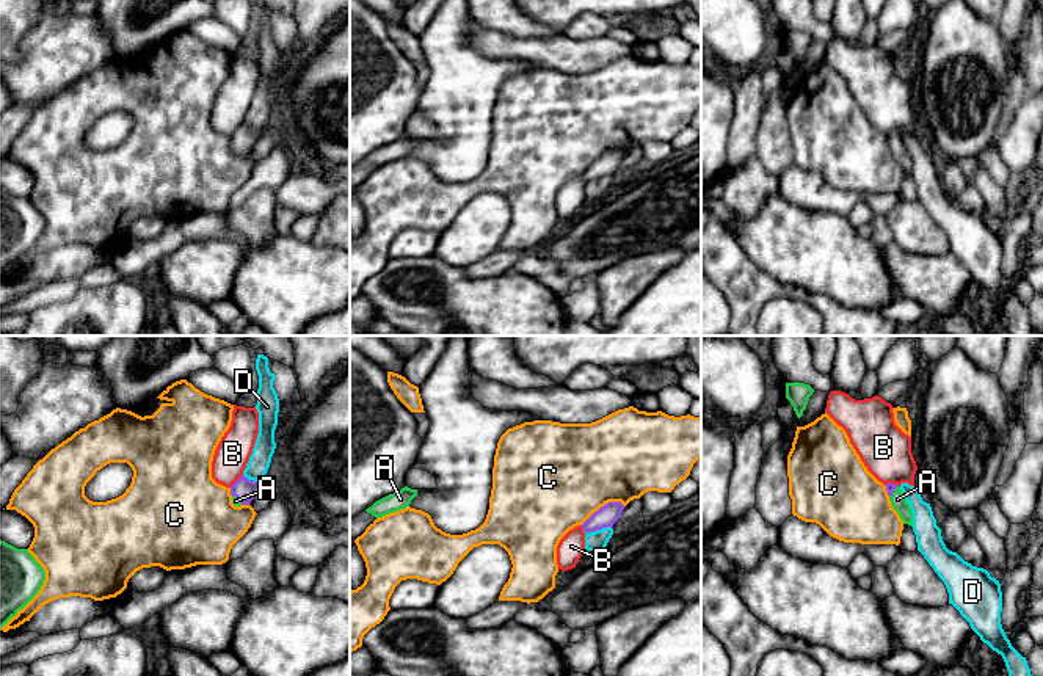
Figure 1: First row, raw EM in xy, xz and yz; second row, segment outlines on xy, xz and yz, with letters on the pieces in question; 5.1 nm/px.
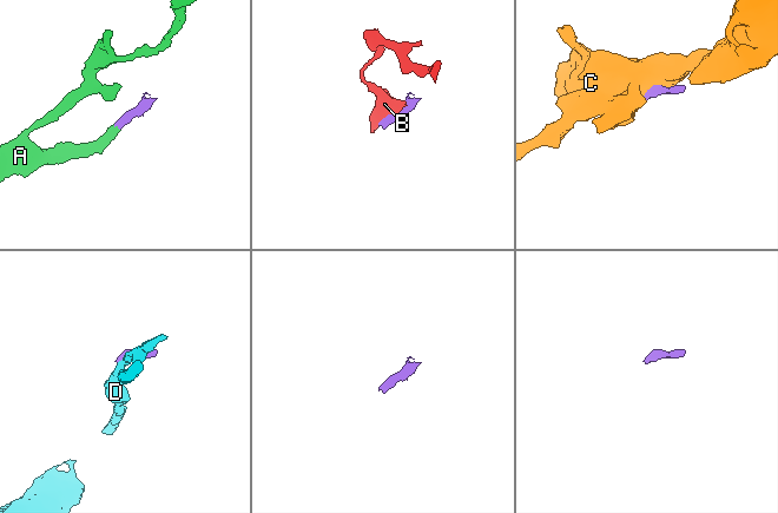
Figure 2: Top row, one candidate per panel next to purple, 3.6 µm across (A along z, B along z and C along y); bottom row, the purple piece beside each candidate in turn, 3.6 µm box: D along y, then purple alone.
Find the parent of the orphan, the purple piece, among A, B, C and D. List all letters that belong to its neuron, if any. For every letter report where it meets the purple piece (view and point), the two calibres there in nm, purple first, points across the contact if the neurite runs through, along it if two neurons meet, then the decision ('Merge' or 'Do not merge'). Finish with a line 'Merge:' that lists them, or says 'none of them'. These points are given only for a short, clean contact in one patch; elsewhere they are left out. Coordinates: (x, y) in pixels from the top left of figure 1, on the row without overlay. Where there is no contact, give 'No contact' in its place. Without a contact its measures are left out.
A: Touches purple at xy (237, 146). Thickness 120 nm (purple) against 40 nm. Path across: xy (245, 138), (237, 146), (236, 149). Merge
B: Touches purple at xy (237, 129). Thickness 120 nm (purple) against 180 nm. Boundary: xy (242, 124), (229, 135). Do not merge
C: Touches purple at xz (604, 154). Thickness 110 nm (purple) against 480 nm. Boundary: xz (625, 154), (606, 151), (581, 173). Do not merge
D: Touches purple at xz (598, 178). Thickness 110 nm (purple) against 100 nm. Boundary: xz (610, 174), (587, 182). Do not merge
Merge: A

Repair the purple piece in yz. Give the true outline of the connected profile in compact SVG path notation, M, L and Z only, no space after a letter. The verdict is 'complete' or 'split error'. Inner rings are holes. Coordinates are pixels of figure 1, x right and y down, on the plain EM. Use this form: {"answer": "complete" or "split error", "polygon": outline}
{"answer": "split error", "polygon": "M888 132L885 135L888 140L891 154L899 162L903 173L913 174L913 162L911 162L910 152L907 151L900 135L894 132Z"}

